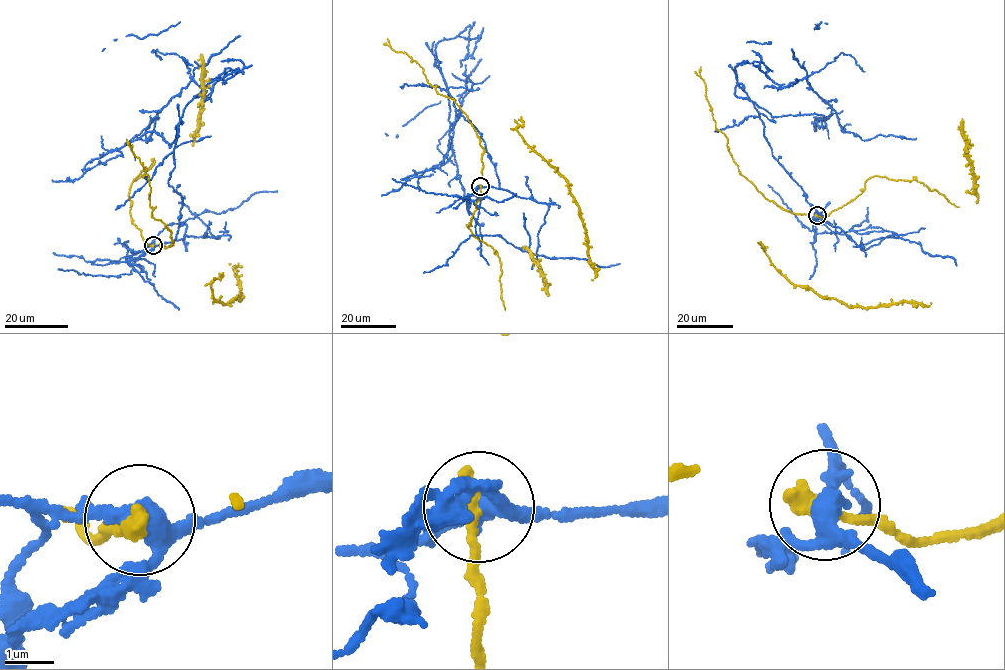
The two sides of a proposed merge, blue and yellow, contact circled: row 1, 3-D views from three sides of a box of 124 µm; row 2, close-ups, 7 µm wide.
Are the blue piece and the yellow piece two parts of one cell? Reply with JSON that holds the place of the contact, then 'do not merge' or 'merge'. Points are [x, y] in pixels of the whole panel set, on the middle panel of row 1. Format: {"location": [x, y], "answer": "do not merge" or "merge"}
{"location": [480, 186], "answer": "do not merge"}

